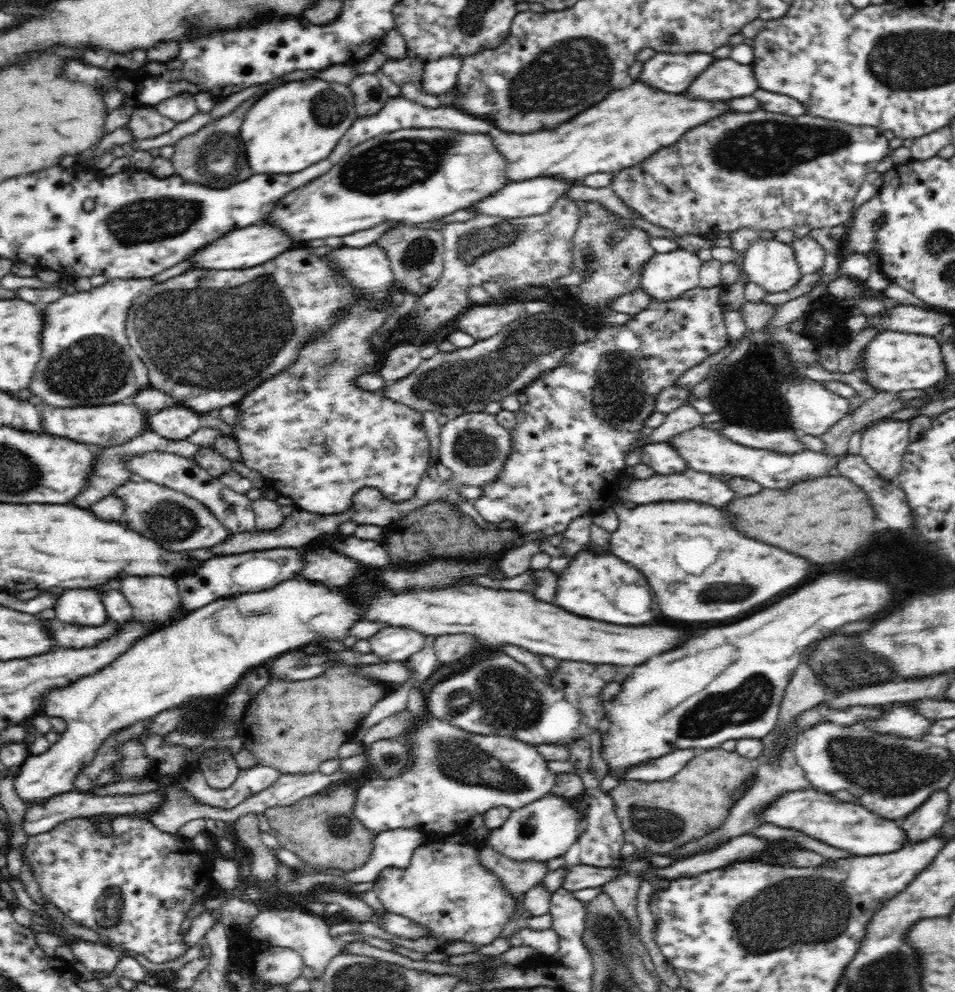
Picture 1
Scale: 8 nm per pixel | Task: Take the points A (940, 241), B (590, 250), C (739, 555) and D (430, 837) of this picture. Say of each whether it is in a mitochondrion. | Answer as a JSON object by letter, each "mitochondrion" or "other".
{"A":"mitochondrion","B":"mitochondrion","C":"other","D":"other"}

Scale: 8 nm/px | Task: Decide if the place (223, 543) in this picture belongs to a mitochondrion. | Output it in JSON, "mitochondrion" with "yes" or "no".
{"mitochondrion":"no"}

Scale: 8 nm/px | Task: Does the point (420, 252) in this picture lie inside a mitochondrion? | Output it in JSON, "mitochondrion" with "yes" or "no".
{"mitochondrion":"yes"}

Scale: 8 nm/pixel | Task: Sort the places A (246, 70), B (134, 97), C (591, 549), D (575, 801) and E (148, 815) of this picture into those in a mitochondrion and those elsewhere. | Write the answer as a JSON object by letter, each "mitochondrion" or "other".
{"A":"other","B":"other","C":"other","D":"other","E":"other"}

